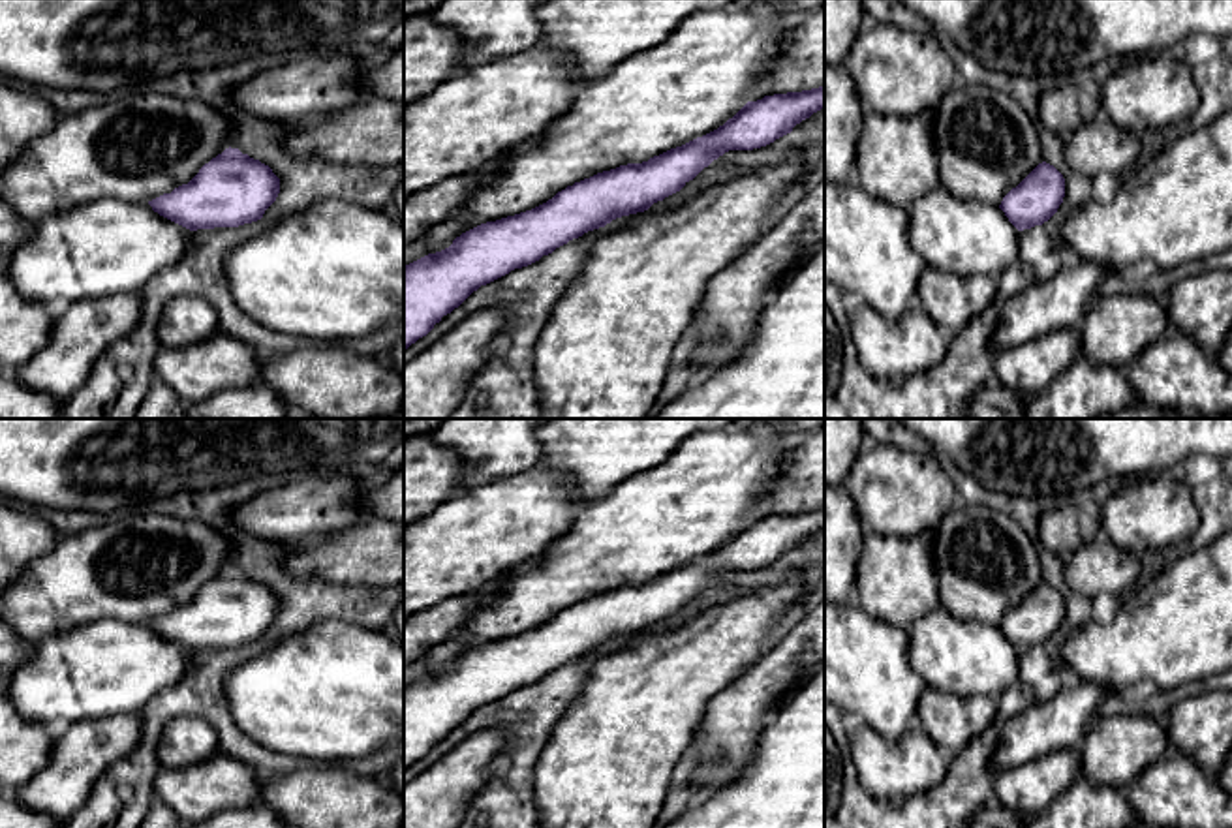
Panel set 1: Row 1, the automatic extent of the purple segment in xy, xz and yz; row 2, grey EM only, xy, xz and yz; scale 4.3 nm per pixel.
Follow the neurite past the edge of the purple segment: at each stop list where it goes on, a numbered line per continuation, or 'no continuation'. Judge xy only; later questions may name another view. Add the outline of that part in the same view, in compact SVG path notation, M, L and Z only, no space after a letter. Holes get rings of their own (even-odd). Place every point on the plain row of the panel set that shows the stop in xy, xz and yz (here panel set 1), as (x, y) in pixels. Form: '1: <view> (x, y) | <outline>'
1: xy (134, 567) | M128 511L62 537L54 548L36 558L0 593L0 618L30 644L101 620L148 623L188 605L235 560L237 541L201 520Z

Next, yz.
1: yz (985, 562) | M952 505L928 537L939 606L954 620L999 627L1039 584L1039 543L1005 513Z

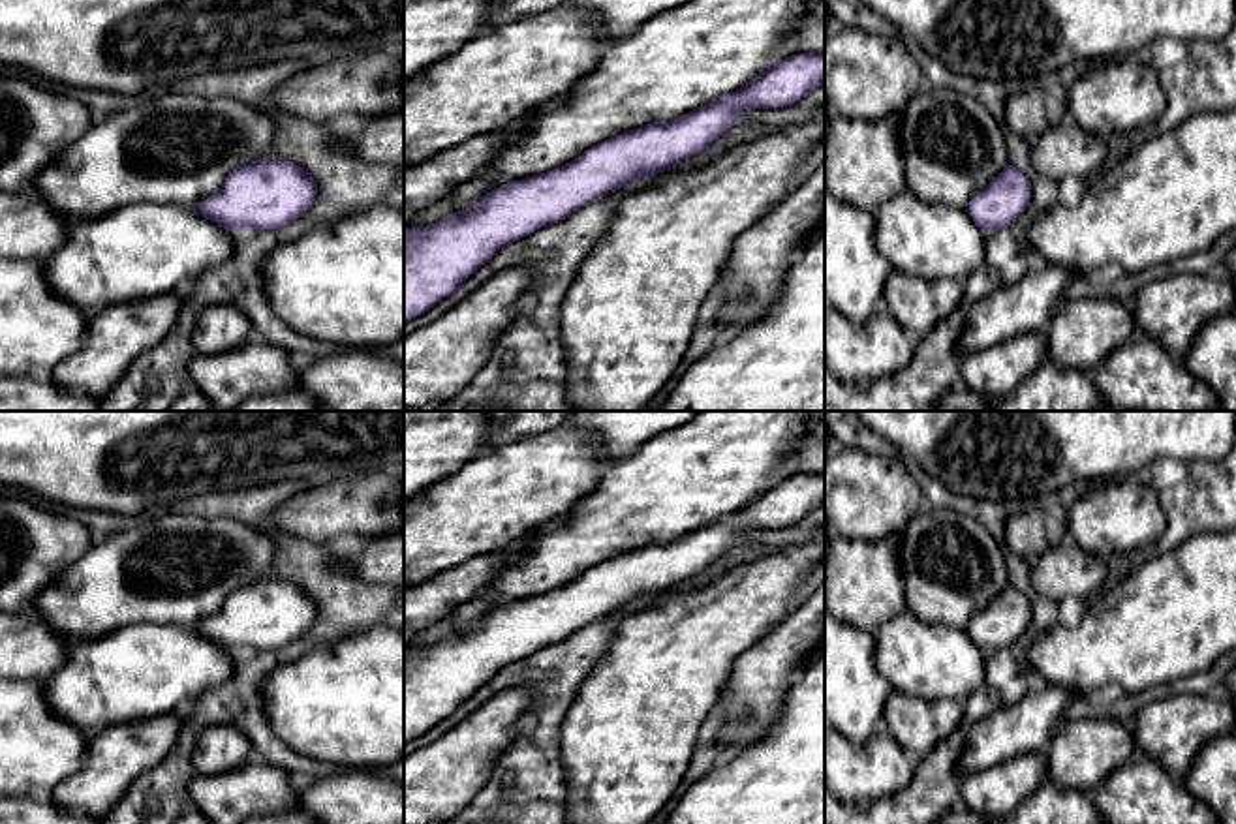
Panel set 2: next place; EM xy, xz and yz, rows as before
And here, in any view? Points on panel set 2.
1: xy (166, 569) | M162 511L96 539L30 610L68 640L133 623L193 629L237 587L272 576L278 554L267 529Z

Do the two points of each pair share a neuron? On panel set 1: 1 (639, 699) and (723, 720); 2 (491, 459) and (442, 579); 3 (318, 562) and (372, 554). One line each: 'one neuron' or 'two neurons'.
1: two neurons
2: two neurons
3: one neuron

